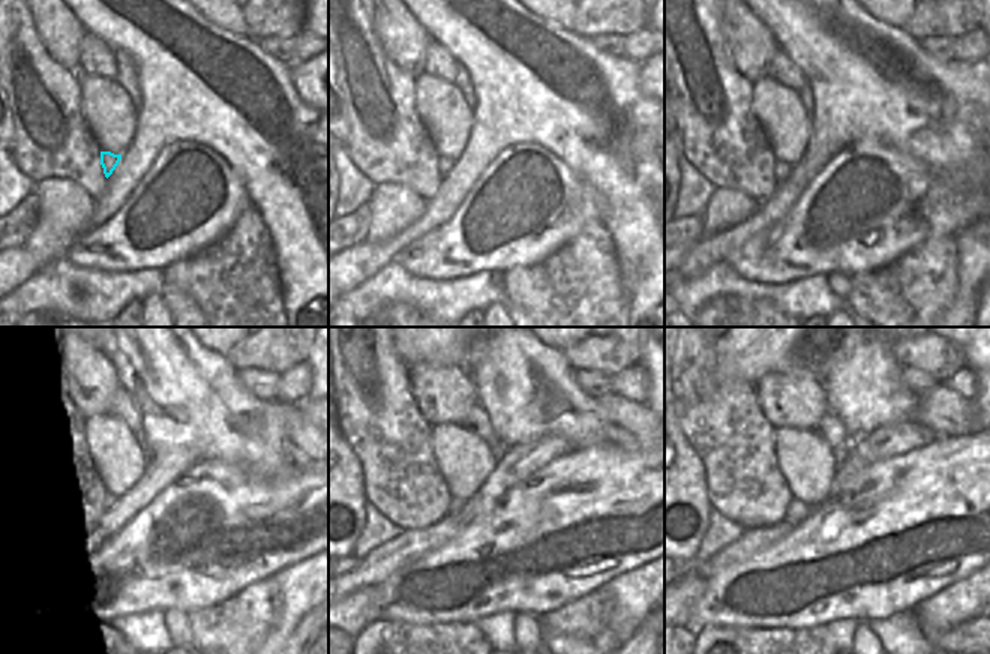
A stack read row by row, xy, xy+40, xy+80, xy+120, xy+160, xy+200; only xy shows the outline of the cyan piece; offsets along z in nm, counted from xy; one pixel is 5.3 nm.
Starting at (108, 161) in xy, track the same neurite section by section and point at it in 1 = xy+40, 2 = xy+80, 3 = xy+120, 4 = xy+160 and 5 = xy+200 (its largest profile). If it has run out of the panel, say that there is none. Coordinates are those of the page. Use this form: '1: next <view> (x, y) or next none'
1: next xy+40 (444, 164)
2: next xy+80 (782, 167)
3: next xy+120 (113, 503)
4: next xy+160 (455, 506)
5: next xy+200 (797, 512)

